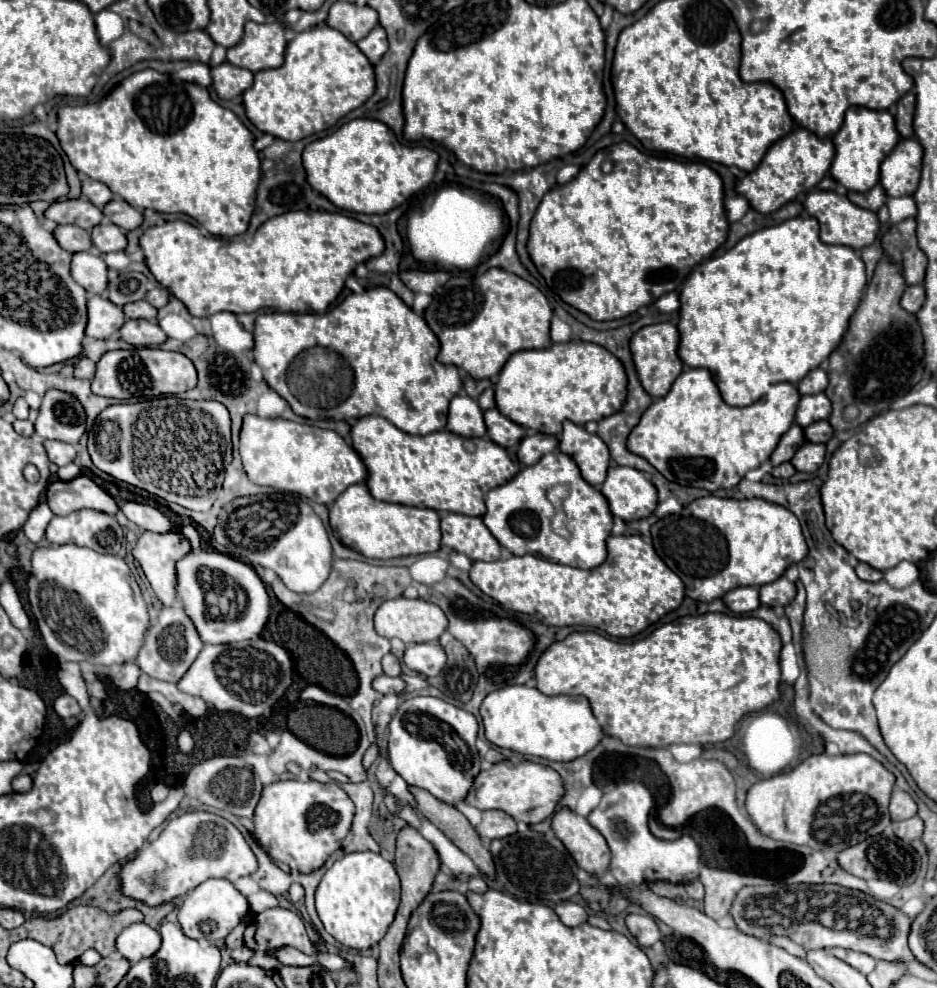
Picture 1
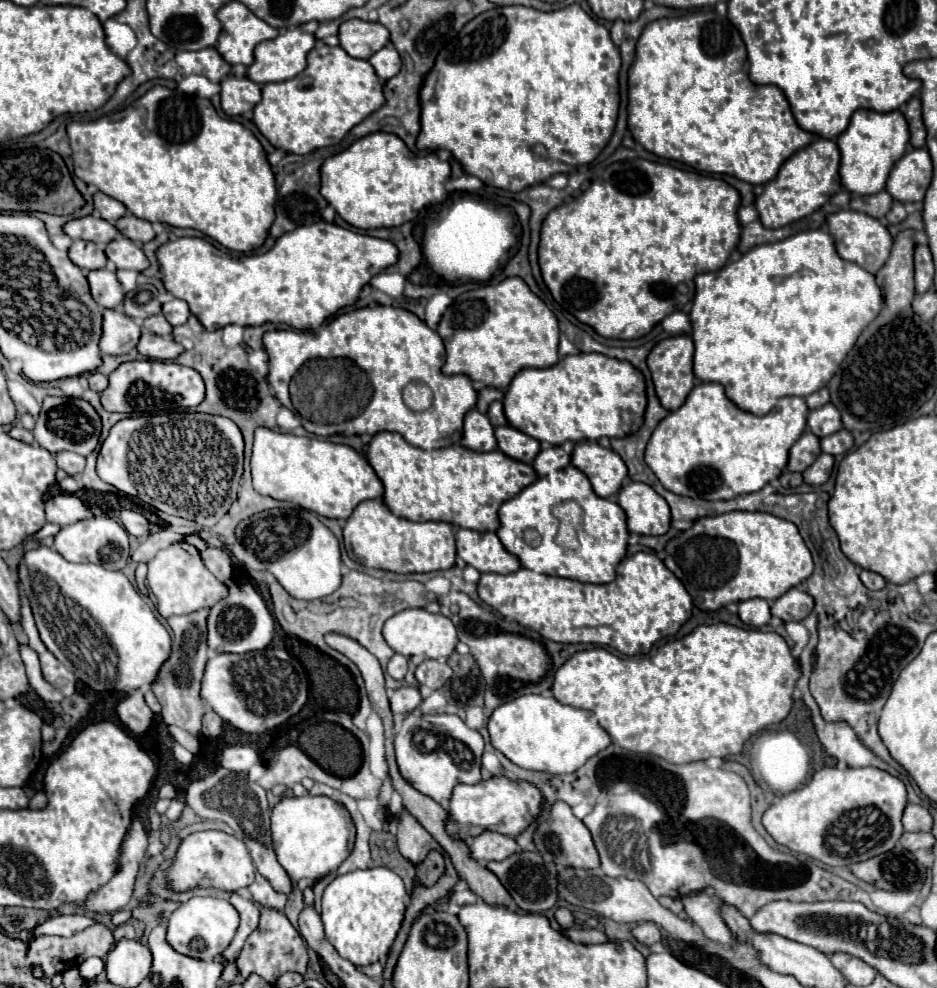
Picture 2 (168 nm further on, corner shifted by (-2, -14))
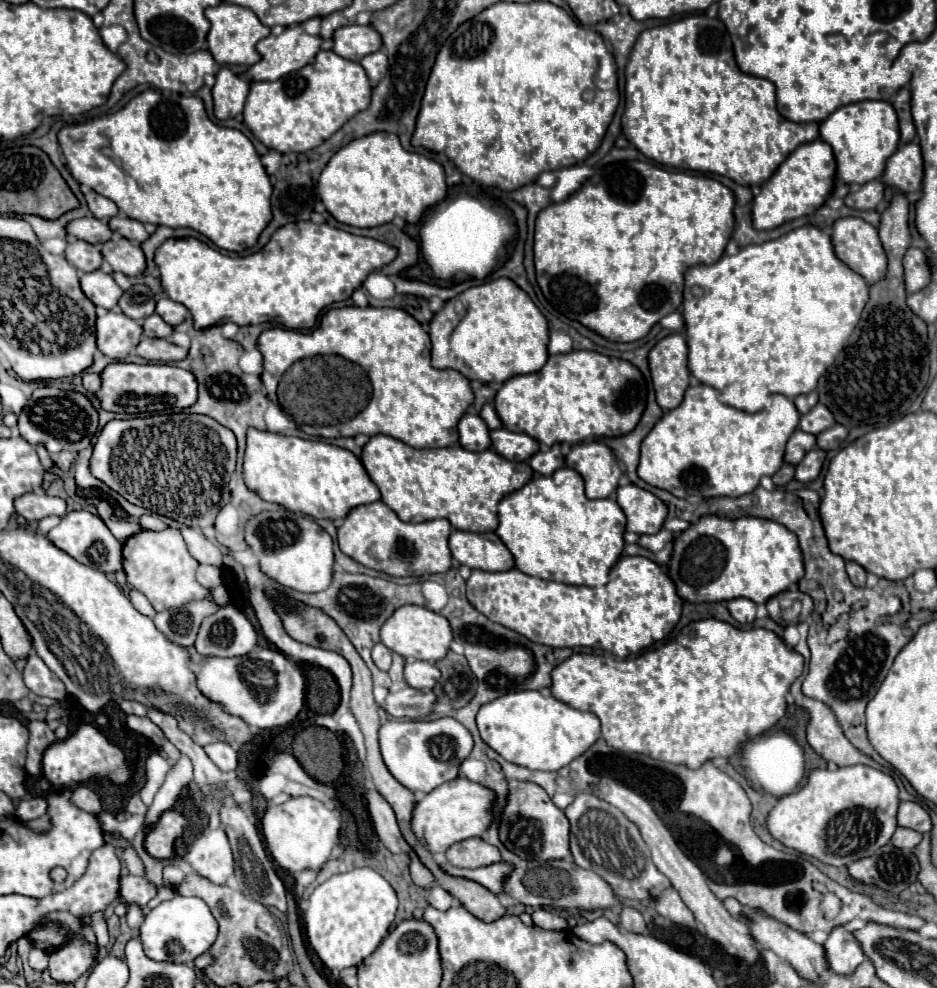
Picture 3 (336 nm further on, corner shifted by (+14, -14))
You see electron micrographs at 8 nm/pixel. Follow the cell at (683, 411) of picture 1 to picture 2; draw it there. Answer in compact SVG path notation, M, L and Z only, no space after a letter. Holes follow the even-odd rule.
M698 384L688 394L686 402L670 412L652 434L644 460L650 470L658 476L660 484L680 496L704 498L704 500L730 500L740 494L758 492L764 484L774 478L780 478L788 464L788 450L800 438L806 428L808 406L800 396L784 396L778 400L776 408L764 416L754 416L738 408L732 400L726 398L722 384Z

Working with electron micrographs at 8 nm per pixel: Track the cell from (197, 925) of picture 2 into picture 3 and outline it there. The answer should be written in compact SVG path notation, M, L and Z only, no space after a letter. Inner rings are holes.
M176 894L172 900L162 902L154 910L150 910L144 918L144 924L140 926L140 938L148 958L182 962L182 964L192 964L200 954L210 950L216 936L218 936L216 918L212 916L204 900L196 896Z

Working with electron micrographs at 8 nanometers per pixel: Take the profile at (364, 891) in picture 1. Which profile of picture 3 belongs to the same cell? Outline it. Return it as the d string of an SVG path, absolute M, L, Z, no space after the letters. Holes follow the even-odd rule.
M354 868L336 874L324 884L316 886L304 912L306 936L318 958L331 972L358 966L368 958L382 938L388 934L396 916L398 898L394 888L372 868Z

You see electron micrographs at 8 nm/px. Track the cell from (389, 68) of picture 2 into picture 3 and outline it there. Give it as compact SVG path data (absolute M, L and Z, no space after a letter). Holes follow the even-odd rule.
M382 50L374 52L374 54L368 54L360 60L362 68L366 70L368 78L370 78L370 84L376 86L384 76L386 76L386 70L388 70L388 60L386 60L386 54Z

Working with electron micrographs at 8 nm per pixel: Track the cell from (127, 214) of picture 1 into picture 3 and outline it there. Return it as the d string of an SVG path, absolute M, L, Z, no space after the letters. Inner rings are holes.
M118 214L112 220L108 220L108 228L112 232L128 238L128 240L136 240L138 244L148 238L148 232L144 230L144 224L138 222L138 220L132 220L132 218L124 216L124 214Z

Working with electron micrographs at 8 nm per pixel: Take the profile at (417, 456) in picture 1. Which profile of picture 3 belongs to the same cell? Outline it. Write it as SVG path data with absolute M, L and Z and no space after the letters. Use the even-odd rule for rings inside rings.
M376 434L362 448L360 456L368 476L380 490L380 500L404 522L426 522L446 518L452 528L466 532L492 532L498 526L498 502L522 488L532 476L526 462L510 462L494 450L470 452L462 446L418 450L408 444Z

